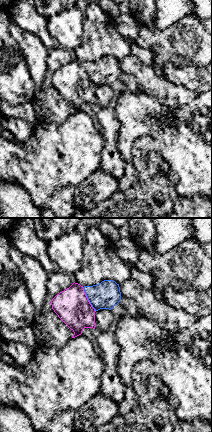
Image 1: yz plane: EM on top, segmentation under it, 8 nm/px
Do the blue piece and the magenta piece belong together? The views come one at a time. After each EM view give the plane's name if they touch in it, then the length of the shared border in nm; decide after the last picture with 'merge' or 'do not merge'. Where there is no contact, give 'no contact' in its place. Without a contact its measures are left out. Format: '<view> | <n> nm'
yz | 220 nm

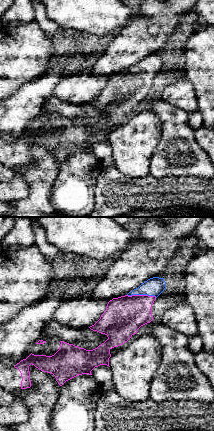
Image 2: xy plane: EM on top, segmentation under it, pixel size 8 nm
xy | 240 nm

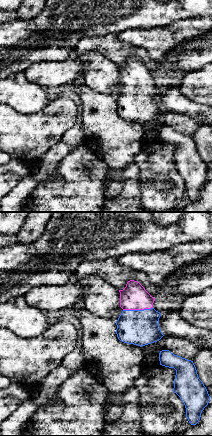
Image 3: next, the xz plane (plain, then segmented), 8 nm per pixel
xz | 240 nm

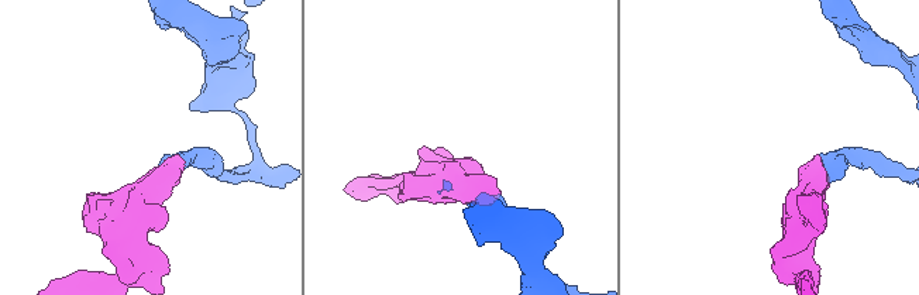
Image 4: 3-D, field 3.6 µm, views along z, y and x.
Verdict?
merge

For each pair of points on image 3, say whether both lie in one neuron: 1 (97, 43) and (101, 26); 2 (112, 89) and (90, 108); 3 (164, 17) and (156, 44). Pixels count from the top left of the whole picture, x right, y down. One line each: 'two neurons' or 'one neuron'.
1: two neurons
2: two neurons
3: two neurons

